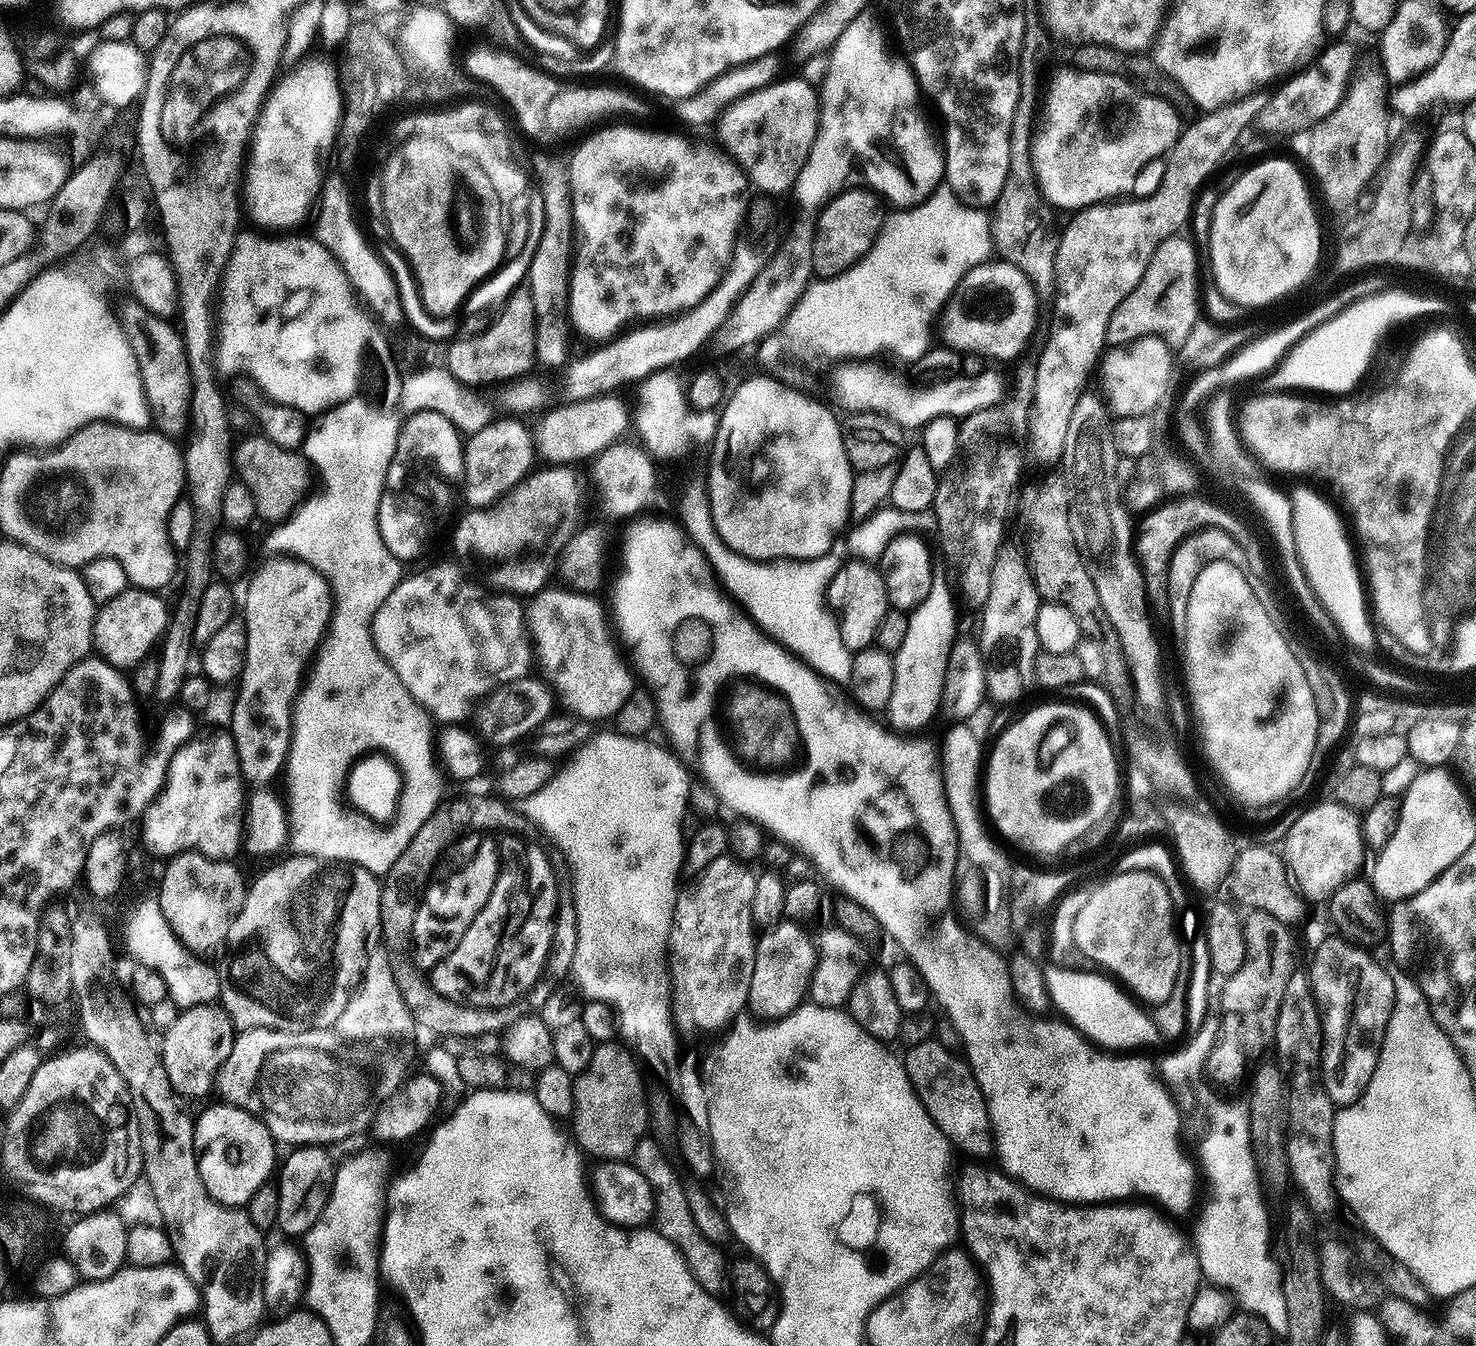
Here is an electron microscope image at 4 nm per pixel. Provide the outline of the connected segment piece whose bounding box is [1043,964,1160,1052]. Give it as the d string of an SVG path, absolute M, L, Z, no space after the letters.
M1060 964L1045 965L1043 967L1044 977L1046 978L1047 992L1051 996L1052 1000L1051 1005L1054 1008L1057 1007L1061 1011L1059 1013L1066 1020L1068 1020L1069 1024L1071 1024L1072 1027L1078 1029L1081 1033L1083 1033L1084 1036L1086 1036L1094 1044L1112 1052L1132 1052L1135 1051L1136 1049L1139 1049L1136 1047L1140 1045L1146 1046L1148 1044L1154 1043L1156 1040L1159 1041L1160 1035L1153 1017L1148 1012L1146 1014L1144 1012L1146 1010L1131 995L1128 995L1111 977L1108 977L1107 975L1104 975L1103 973L1100 972L1097 972L1098 974L1096 974L1094 972L1086 972L1084 970L1074 970L1072 968L1064 968L1064 967L1065 966Z

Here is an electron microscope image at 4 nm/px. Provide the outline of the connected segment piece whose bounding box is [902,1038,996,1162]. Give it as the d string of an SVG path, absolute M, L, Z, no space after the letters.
M936 1038L911 1045L907 1051L908 1053L903 1053L902 1056L904 1069L922 1102L922 1106L926 1106L926 1114L930 1114L930 1118L936 1123L938 1130L942 1130L942 1134L953 1149L961 1148L968 1158L975 1158L980 1162L987 1161L987 1156L991 1157L996 1151L996 1139L992 1136L992 1123L990 1114L986 1110L986 1098L974 1078L967 1059L960 1054L955 1056L949 1045L940 1043Z

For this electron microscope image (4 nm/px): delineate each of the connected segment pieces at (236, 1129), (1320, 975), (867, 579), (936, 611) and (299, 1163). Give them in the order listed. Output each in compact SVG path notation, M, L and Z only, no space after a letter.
M227 1102L219 1103L210 1105L194 1120L198 1174L202 1174L202 1186L206 1186L210 1198L227 1208L244 1208L260 1187L273 1179L278 1168L278 1144L254 1114Z
M1332 934L1329 940L1324 940L1317 946L1316 953L1312 956L1311 984L1320 1005L1320 1014L1324 1017L1324 1053L1320 1055L1320 1075L1326 1094L1336 1106L1353 1104L1366 1090L1370 1074L1374 1074L1374 1066L1378 1066L1382 1038L1386 1034L1386 1026L1390 1022L1396 1001L1393 973L1388 973L1368 952L1371 951Z
M852 558L852 561L841 563L834 574L826 593L826 604L834 613L840 628L842 642L855 654L869 647L875 641L878 622L890 607L886 594L886 582L875 563L867 564L864 558Z
M933 582L928 597L912 609L902 646L892 657L894 694L890 694L886 717L889 720L887 723L897 733L916 734L919 728L926 727L935 718L936 711L941 711L944 679L949 666L948 654L957 634L952 594L946 585Z
M296 1146L291 1149L288 1157L283 1157L282 1163L278 1168L278 1218L276 1219L276 1228L284 1231L288 1236L302 1238L318 1222L322 1210L332 1193L334 1178L338 1167L337 1161L332 1161L332 1156L327 1147L324 1146Z

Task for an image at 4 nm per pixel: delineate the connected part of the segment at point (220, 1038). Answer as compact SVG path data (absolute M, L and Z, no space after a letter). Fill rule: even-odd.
M211 1005L185 1007L177 1015L174 1026L163 1029L164 1041L160 1046L158 1044L158 1052L160 1048L161 1056L159 1059L177 1097L185 1101L200 1100L203 1096L214 1092L218 1084L219 1070L230 1058L230 1050L234 1046L237 1035L237 1029L233 1028L227 1012Z

